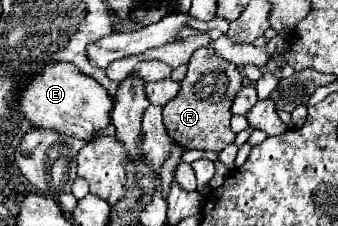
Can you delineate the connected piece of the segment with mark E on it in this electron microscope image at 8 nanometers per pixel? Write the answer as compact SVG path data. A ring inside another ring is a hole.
M57 63L45 65L41 73L33 73L33 81L29 81L21 93L19 117L29 121L33 127L55 129L79 139L95 139L99 137L99 131L111 123L111 109L113 99L105 87L101 87L93 77L83 75L75 65Z

